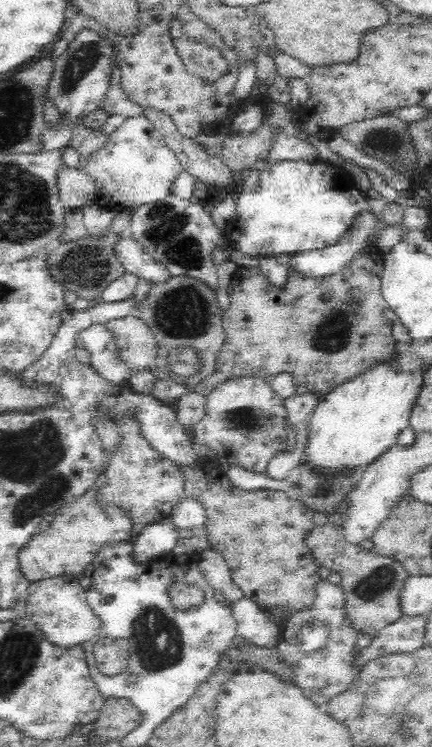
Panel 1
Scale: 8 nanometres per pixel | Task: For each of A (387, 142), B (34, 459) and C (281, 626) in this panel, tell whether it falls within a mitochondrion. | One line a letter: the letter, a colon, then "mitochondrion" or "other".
A: mitochondrion
B: mitochondrion
C: other

